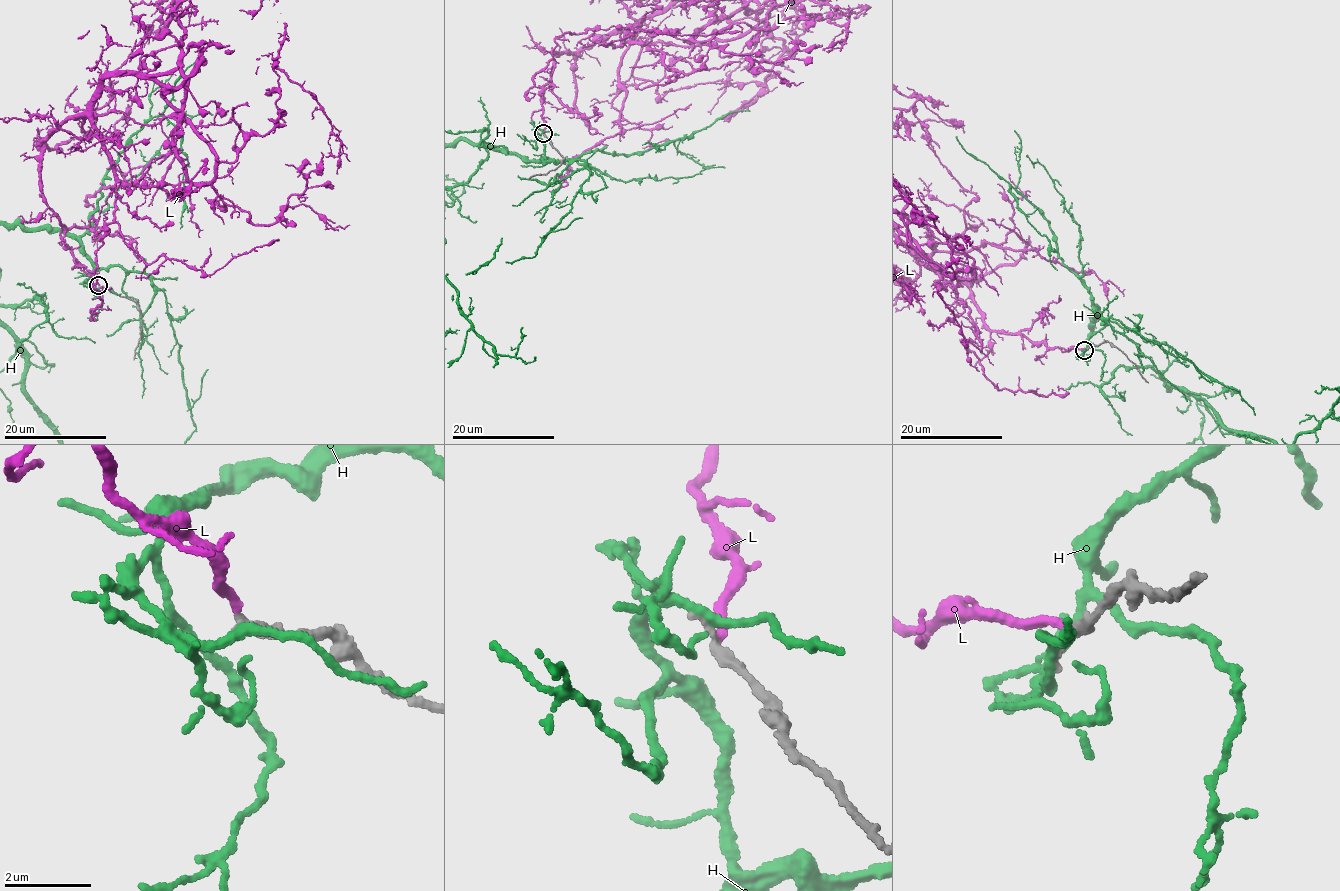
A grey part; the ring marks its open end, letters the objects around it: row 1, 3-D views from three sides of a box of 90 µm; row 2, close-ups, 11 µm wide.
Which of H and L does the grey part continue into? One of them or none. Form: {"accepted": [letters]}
{"accepted": ["L"]}

